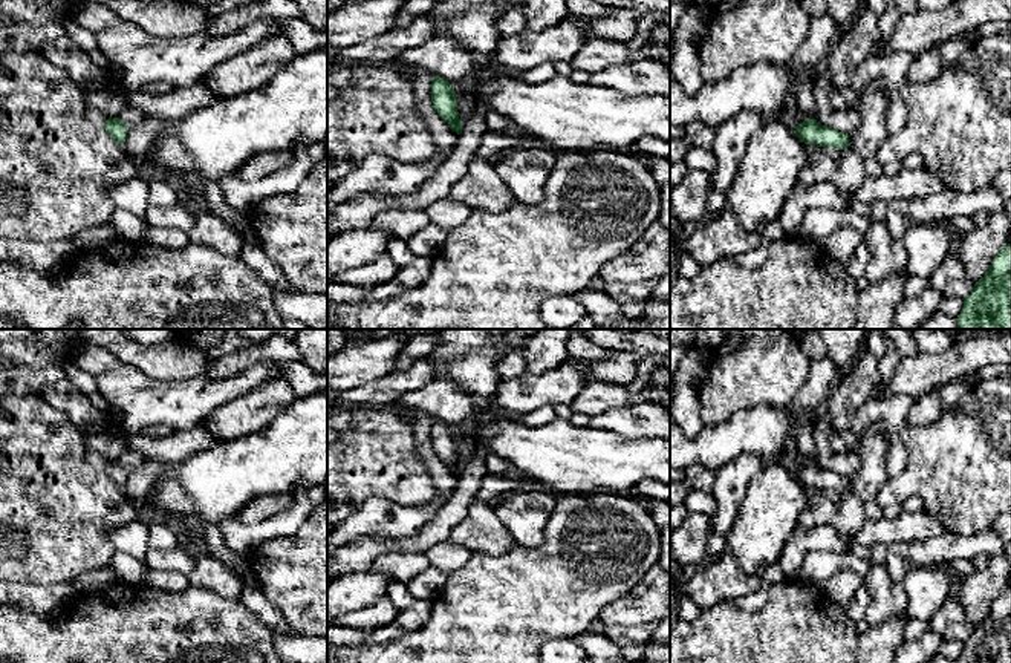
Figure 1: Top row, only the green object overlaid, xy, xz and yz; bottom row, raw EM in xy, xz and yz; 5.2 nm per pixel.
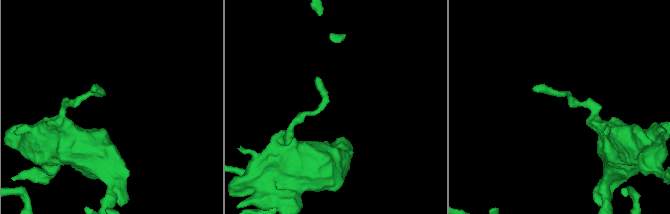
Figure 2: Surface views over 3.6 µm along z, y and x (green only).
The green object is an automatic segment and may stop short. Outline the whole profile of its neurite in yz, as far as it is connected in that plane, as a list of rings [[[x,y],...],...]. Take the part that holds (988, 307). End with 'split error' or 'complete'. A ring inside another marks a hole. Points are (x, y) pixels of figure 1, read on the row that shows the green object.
[[[1011,243],[993,259],[987,274],[964,299],[957,329],[1011,329]]]; complete

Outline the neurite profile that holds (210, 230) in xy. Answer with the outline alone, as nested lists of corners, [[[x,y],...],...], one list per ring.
[[[202,207],[196,210],[196,222],[187,236],[190,243],[210,247],[228,257],[239,257],[245,243],[240,233]]]

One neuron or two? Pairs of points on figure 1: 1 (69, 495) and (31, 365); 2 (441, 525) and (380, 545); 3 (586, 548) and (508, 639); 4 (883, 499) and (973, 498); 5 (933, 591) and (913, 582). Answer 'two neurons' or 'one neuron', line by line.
1: one neuron
2: one neuron
3: one neuron
4: one neuron
5: one neuron

